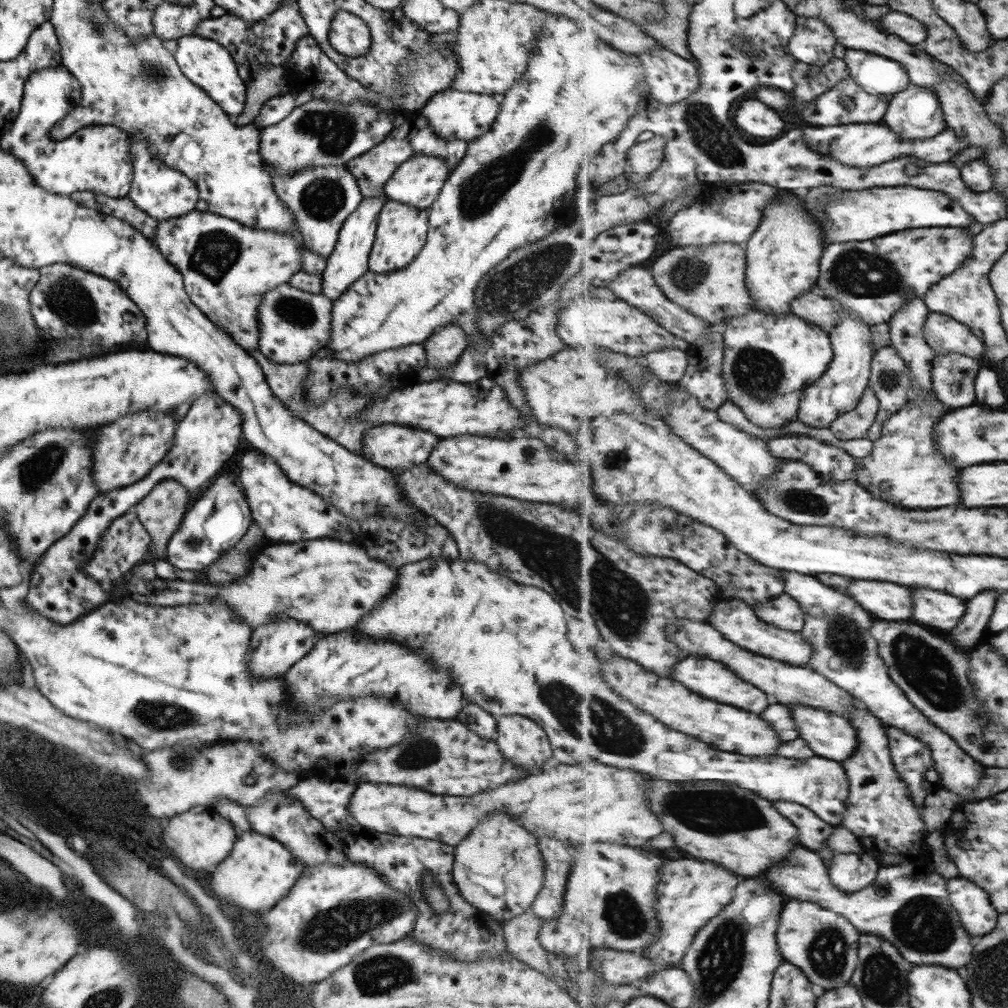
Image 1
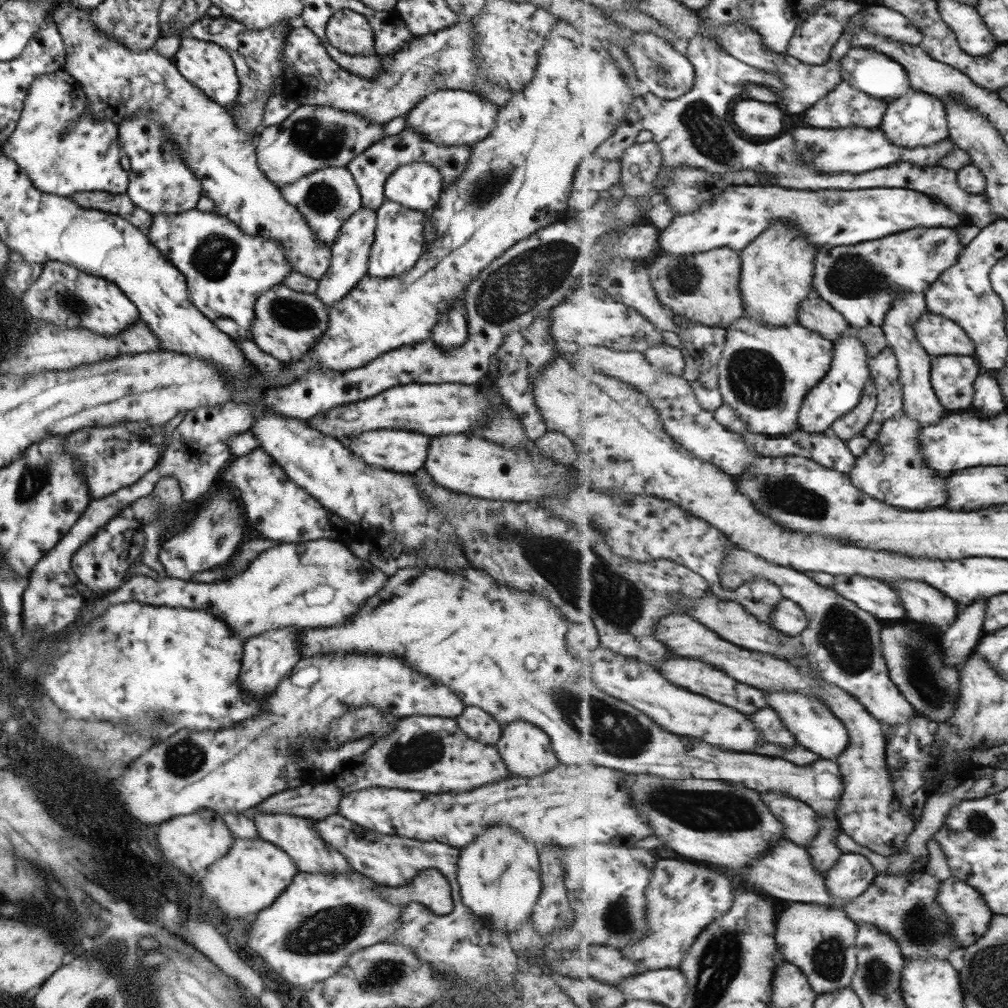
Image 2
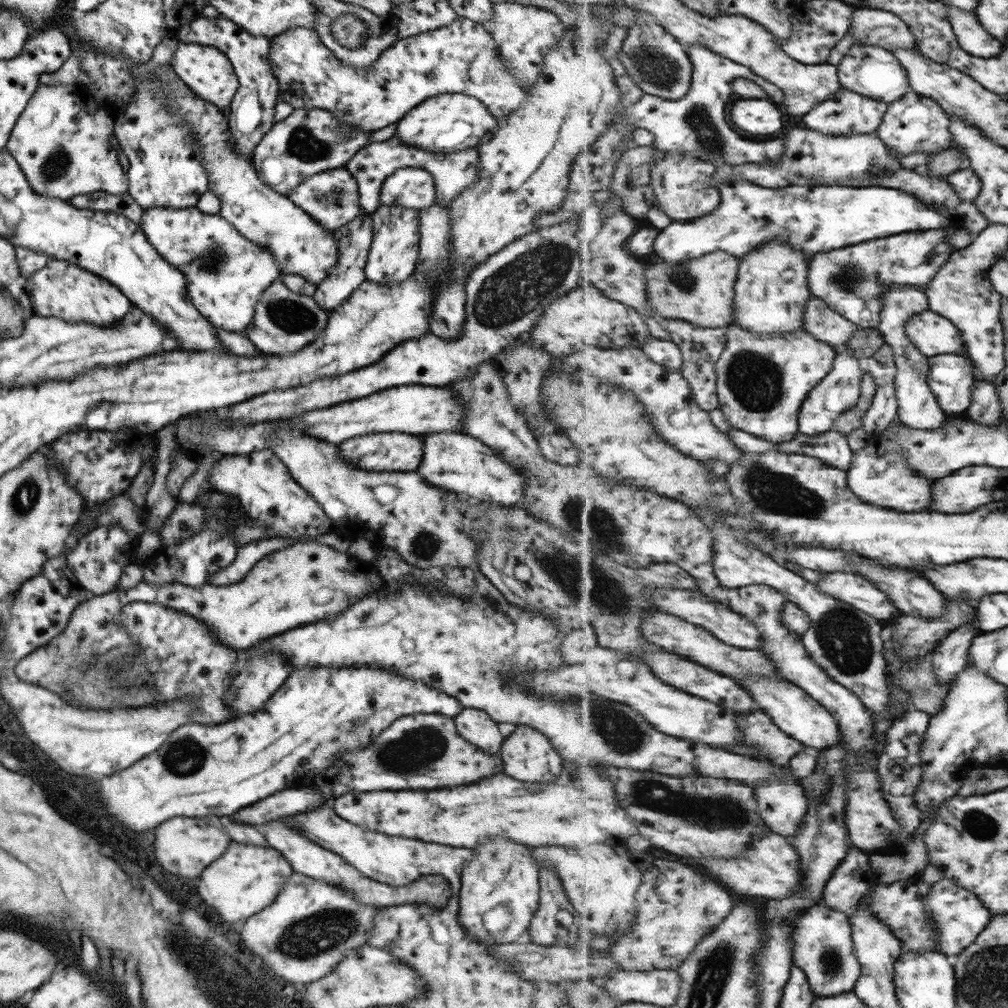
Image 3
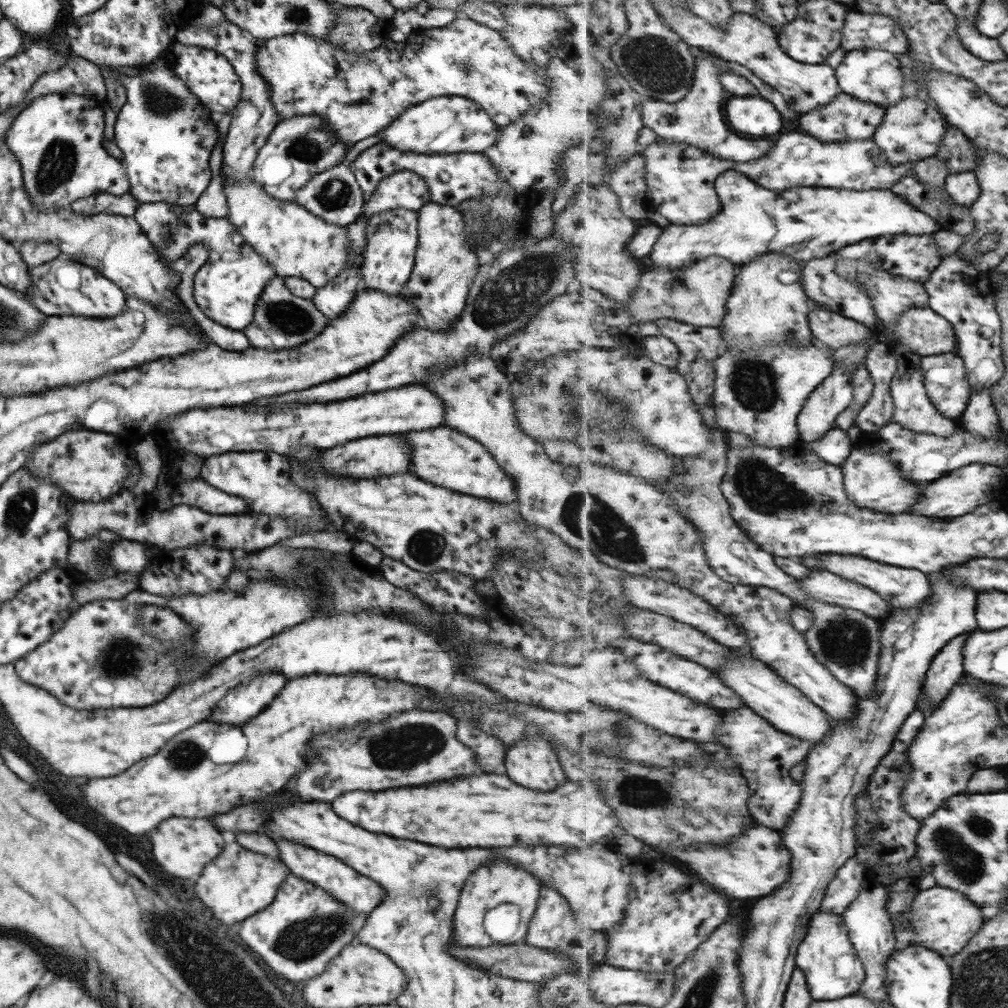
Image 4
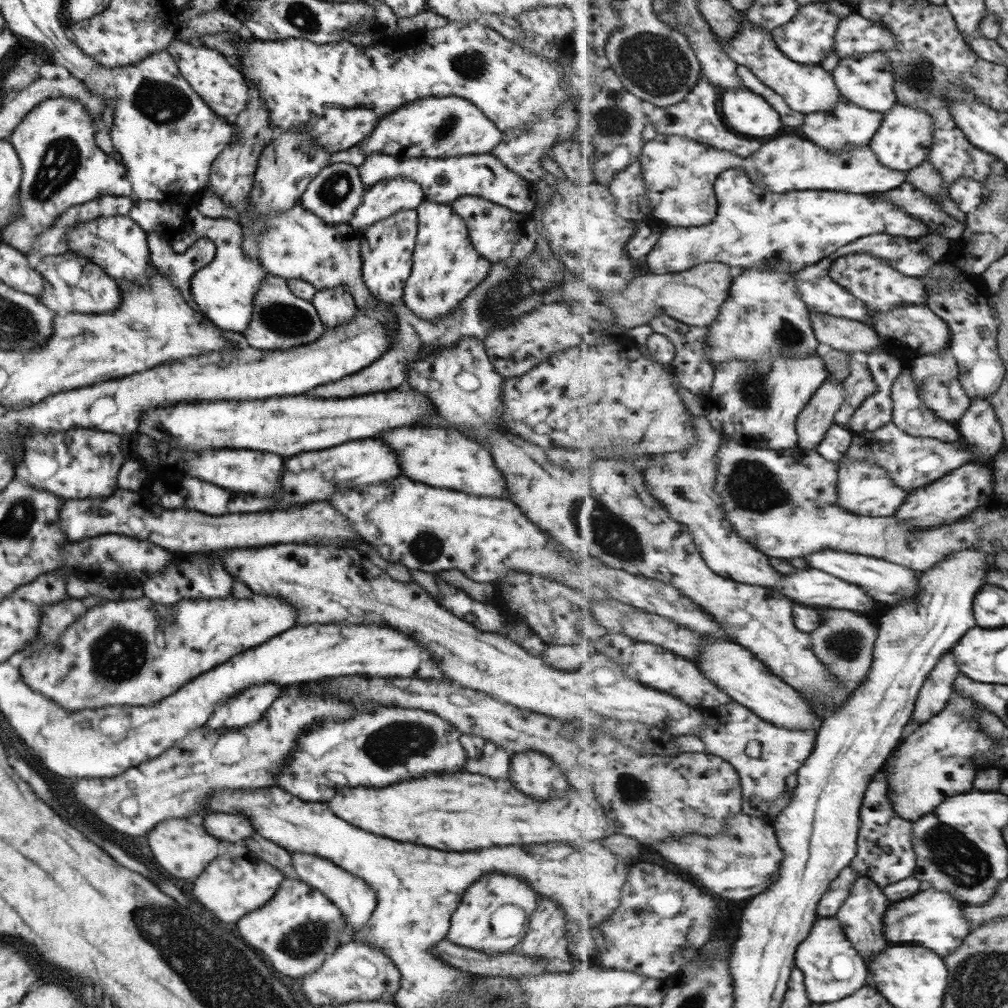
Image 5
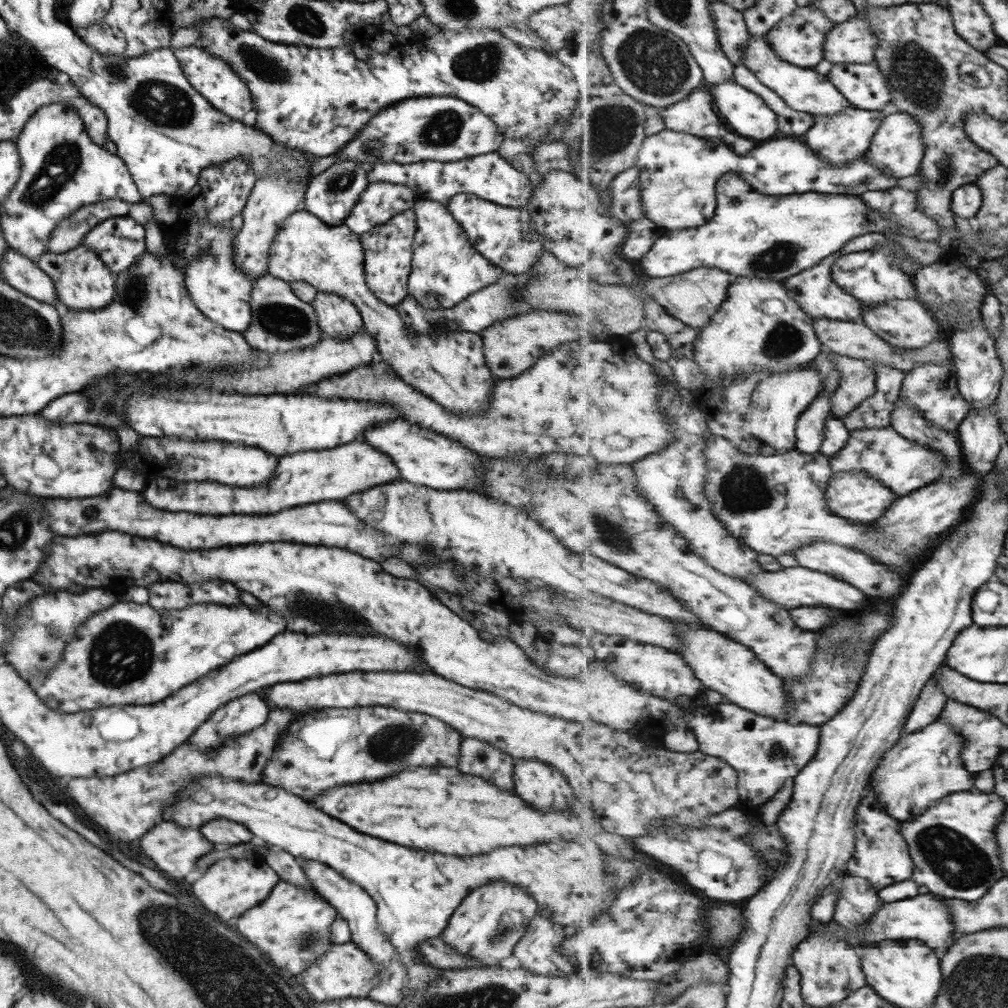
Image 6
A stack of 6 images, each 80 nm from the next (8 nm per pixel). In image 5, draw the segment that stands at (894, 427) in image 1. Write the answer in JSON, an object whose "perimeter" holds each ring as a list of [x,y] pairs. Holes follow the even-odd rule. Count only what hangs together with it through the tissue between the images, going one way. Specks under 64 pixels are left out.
{"perimeter":[[[846,458],[840,463],[837,483],[838,503],[845,510],[860,514],[861,516],[894,516],[900,506],[904,504],[909,490],[896,485],[896,482],[888,475],[888,470],[873,465],[869,461],[855,461]]]}

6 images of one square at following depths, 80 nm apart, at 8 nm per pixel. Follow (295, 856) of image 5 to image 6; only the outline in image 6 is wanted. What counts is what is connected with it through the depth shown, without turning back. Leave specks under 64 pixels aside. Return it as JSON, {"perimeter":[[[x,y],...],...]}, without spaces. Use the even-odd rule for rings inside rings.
{"perimeter":[[[304,860],[305,864],[301,868],[305,873],[305,878],[309,880],[309,886],[314,892],[321,896],[341,917],[350,930],[350,942],[355,944],[359,951],[369,956],[369,959],[378,966],[378,978],[376,985],[369,990],[367,998],[373,1002],[379,1002],[385,1006],[397,1006],[402,1000],[402,990],[404,989],[405,971],[402,962],[393,952],[393,946],[382,935],[377,928],[376,905],[375,902],[361,889],[361,887],[351,883],[348,879],[341,877],[337,871],[313,860]]]}

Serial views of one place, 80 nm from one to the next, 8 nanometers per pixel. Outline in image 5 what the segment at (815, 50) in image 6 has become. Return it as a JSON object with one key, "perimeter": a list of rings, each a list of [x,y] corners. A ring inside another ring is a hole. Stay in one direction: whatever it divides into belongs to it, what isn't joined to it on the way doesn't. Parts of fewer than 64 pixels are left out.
{"perimeter":[[[826,1],[815,2],[808,5],[800,5],[799,13],[797,13],[791,21],[774,28],[771,33],[774,36],[775,43],[779,49],[791,60],[795,60],[805,65],[819,65],[827,59],[830,52],[835,52],[836,32],[839,28],[842,18],[833,14]]]}

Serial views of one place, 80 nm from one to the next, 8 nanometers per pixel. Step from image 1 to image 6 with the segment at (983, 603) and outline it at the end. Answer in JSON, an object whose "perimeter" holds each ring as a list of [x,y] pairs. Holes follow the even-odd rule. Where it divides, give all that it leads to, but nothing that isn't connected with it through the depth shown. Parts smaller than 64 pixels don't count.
{"perimeter":[[[933,677],[933,680],[925,685],[913,707],[912,714],[908,716],[907,724],[904,726],[904,734],[917,732],[933,724],[940,718],[948,700],[948,696],[943,692],[940,684],[936,682],[936,678]]]}

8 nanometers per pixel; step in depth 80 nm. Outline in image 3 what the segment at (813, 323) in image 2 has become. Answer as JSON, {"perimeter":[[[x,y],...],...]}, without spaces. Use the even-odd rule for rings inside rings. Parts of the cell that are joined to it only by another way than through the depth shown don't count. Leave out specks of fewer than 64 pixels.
{"perimeter":[[[817,297],[811,298],[808,302],[804,327],[817,340],[826,342],[835,348],[839,345],[847,345],[853,338],[853,334],[861,328]]]}

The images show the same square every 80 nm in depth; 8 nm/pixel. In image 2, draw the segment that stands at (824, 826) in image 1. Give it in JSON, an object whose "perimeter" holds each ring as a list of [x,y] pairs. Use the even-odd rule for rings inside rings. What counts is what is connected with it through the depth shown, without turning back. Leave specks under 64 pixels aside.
{"perimeter":[[[779,791],[761,795],[769,810],[784,823],[789,840],[807,846],[815,837],[818,838],[820,824],[812,806]]]}

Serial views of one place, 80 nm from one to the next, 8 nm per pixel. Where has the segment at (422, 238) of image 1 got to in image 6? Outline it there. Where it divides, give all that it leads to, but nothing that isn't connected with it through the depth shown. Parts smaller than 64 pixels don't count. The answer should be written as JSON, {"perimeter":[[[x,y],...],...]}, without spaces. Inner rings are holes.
{"perimeter":[[[413,209],[394,214],[382,225],[358,235],[363,247],[364,281],[371,294],[386,305],[393,306],[407,295],[407,279],[412,257],[412,240],[416,229]]]}

